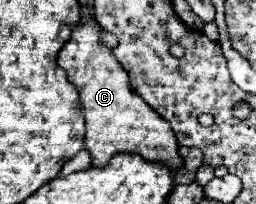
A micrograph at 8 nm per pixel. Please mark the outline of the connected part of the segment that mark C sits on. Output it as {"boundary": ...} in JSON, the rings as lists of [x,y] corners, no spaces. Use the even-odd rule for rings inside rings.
{"boundary":[[[94,18],[72,26],[72,36],[58,52],[58,66],[66,70],[68,82],[80,92],[86,116],[84,148],[92,154],[92,164],[104,166],[118,152],[136,152],[150,162],[162,162],[170,170],[180,168],[178,142],[164,118],[156,114],[130,86],[128,72],[100,38],[100,26]]]}

